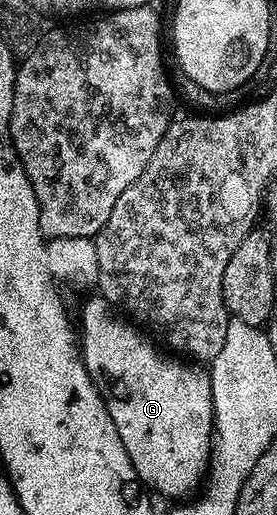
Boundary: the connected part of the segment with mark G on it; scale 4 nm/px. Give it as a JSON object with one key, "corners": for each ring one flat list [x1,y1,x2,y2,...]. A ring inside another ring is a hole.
{"corners":[[95,296,82,310,80,349,86,371,90,373,98,393,106,402,108,412,116,424,116,432,120,432,120,440,124,440,124,448,136,468,143,487,149,488,155,495,158,493,166,498,178,498,181,494,188,493,198,481,199,483,203,481,212,457,212,439,216,431,214,397,209,373,189,361,179,360,177,357,165,358,149,342,151,341,149,337,141,338,137,334,139,331,125,317,117,318,113,313,117,314,109,300,101,296]]}

